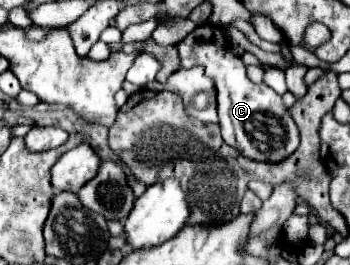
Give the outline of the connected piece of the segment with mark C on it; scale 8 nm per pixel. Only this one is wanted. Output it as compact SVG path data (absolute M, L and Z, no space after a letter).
M198 26L182 42L178 42L182 68L188 68L188 64L200 64L206 68L206 76L214 78L218 90L218 116L224 142L234 146L242 156L250 160L278 164L298 150L298 126L290 116L290 108L282 102L282 96L266 84L250 82L244 72L244 62L234 56L226 46L228 42L224 38L222 28Z

